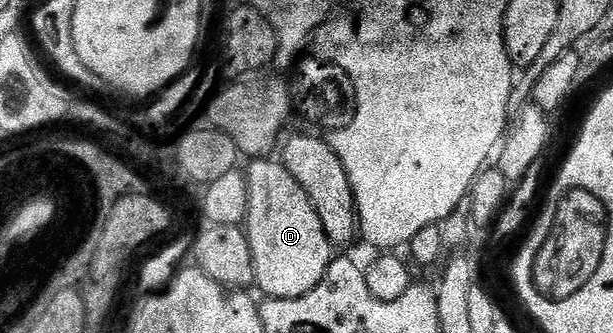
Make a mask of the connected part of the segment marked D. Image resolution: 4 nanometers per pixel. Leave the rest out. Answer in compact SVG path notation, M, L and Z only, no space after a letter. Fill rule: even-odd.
M266 157L252 160L248 165L250 167L247 167L245 171L245 180L247 181L249 204L243 230L251 245L256 290L261 290L262 296L271 299L298 299L311 293L311 289L315 289L315 285L323 281L329 264L335 258L335 248L323 229L323 221L319 221L319 213L315 213L315 205L311 205L307 193L299 189L295 177L287 173L282 163Z

